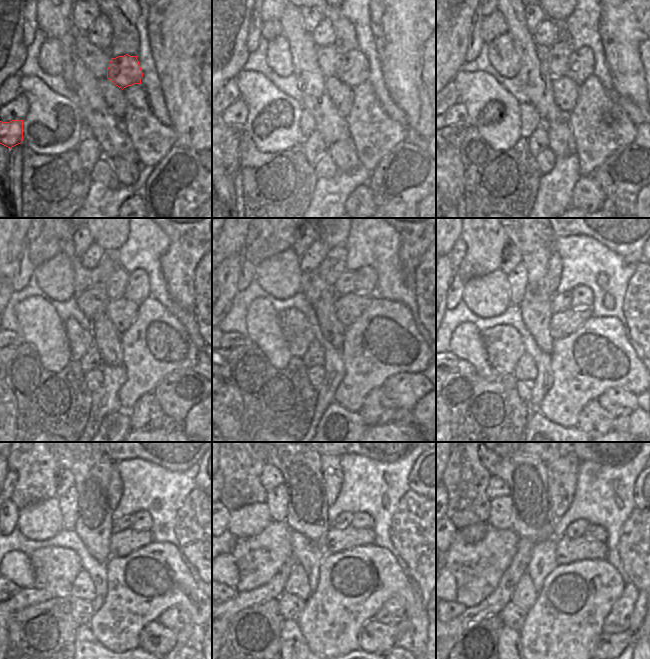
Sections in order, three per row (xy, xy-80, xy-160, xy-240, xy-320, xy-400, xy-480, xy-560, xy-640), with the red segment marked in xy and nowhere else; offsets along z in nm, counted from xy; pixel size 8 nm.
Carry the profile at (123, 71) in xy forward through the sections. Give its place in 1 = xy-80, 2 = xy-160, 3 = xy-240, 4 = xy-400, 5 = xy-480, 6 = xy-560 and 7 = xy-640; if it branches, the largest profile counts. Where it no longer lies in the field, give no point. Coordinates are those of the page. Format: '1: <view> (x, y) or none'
1: xy-80 (353, 70)
2: xy-160 (581, 63)
3: xy-240 (137, 289)
4: xy-400 (581, 296)
5: xy-480 (138, 520)
6: xy-560 (360, 519)
7: xy-640 (577, 528)

